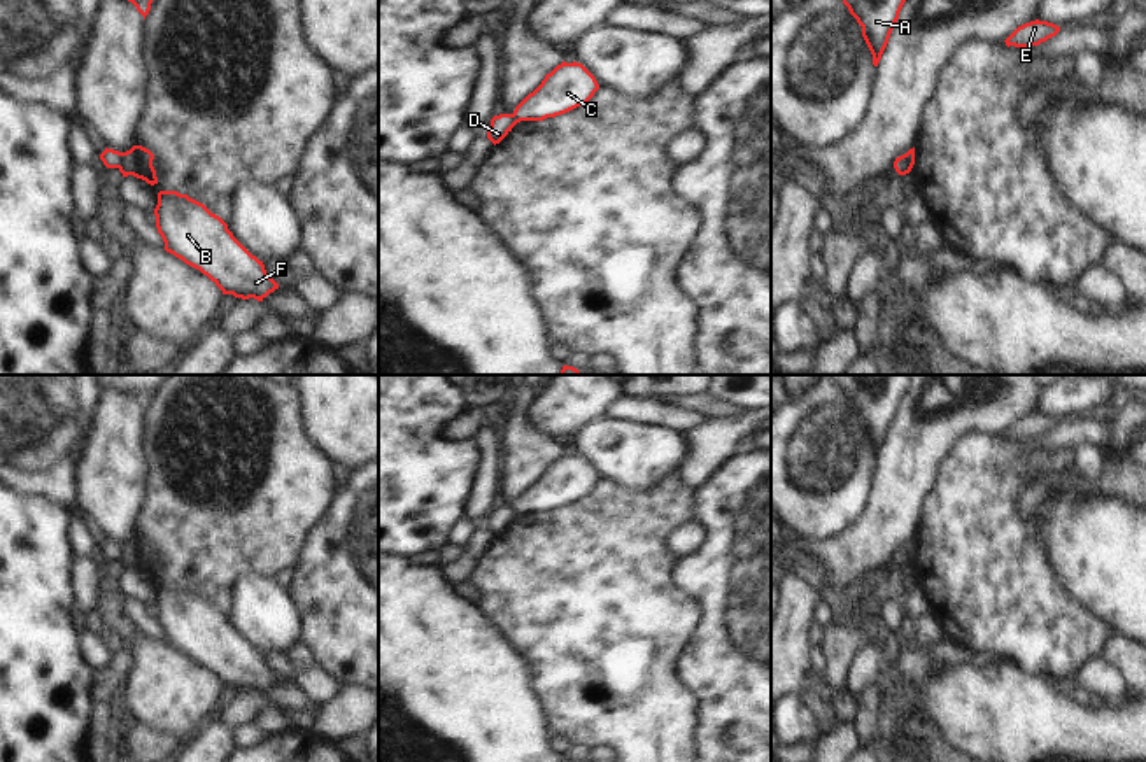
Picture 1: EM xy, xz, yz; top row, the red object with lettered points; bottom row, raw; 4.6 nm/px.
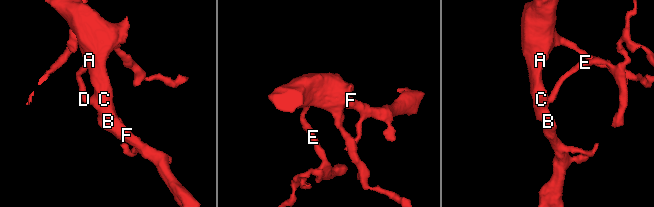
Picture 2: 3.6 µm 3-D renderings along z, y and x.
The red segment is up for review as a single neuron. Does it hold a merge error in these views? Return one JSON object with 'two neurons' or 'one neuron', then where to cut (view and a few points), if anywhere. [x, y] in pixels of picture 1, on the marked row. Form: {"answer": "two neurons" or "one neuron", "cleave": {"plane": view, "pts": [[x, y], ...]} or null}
{"answer": "two neurons", "cleave": {"plane": "xy", "pts": [[125, 153], [118, 167]]}}

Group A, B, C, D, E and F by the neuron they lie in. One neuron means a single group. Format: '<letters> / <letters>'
A B C F / D E

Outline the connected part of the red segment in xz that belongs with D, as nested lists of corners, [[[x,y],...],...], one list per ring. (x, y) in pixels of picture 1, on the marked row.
[[[499,114],[491,119],[487,138],[496,145],[499,144],[517,124],[512,114]]]

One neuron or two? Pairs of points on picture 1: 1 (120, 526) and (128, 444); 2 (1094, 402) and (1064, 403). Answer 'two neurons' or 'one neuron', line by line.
1: one neuron
2: one neuron

